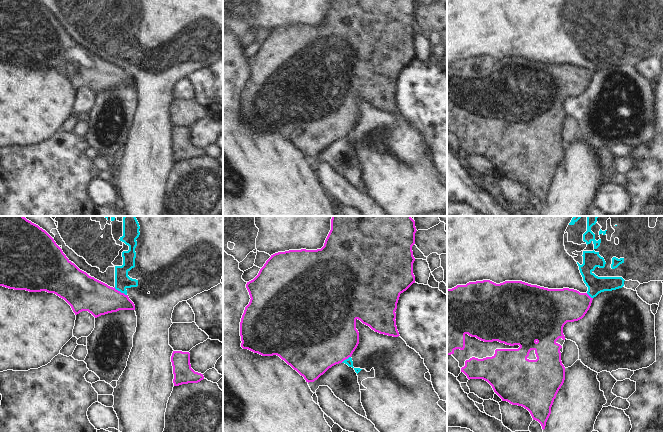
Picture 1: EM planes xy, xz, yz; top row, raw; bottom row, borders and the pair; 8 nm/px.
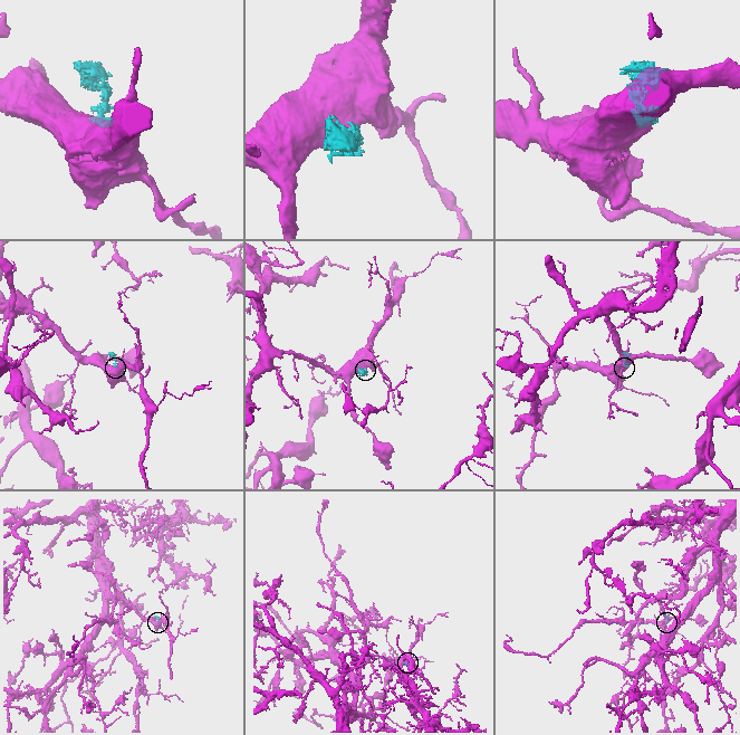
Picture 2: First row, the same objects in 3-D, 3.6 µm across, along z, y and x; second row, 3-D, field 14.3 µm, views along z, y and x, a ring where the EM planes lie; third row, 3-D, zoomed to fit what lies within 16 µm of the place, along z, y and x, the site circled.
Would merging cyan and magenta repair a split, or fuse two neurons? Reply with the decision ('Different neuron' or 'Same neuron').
Different neuron.

